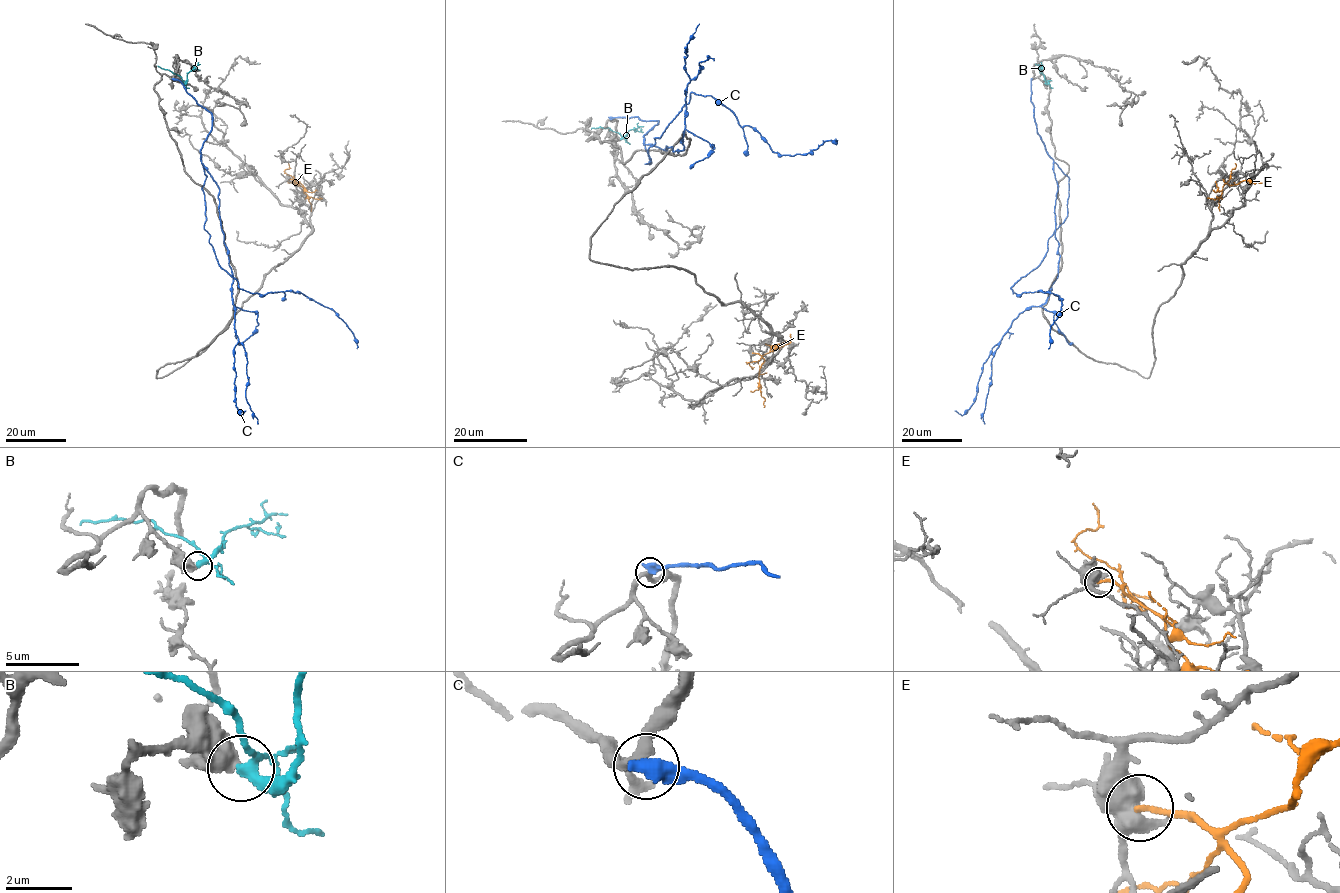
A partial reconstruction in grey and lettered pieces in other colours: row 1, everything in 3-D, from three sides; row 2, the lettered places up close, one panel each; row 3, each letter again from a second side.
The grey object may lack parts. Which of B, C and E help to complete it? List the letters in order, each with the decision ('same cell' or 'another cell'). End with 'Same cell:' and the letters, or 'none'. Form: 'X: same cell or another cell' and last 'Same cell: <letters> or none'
B: another cell
C: another cell
E: another cell
Same cell: none

